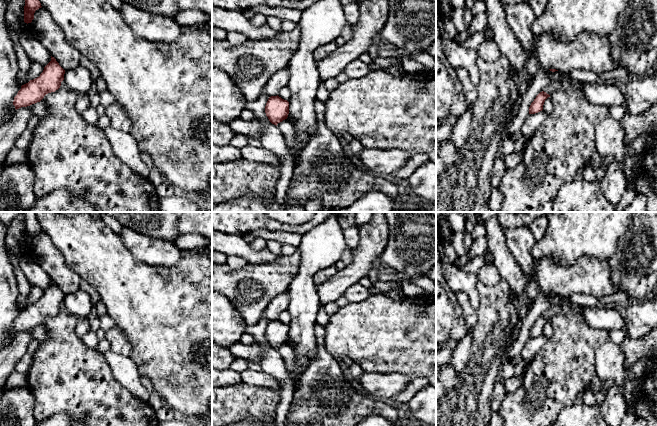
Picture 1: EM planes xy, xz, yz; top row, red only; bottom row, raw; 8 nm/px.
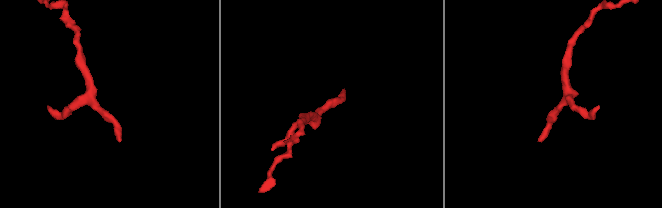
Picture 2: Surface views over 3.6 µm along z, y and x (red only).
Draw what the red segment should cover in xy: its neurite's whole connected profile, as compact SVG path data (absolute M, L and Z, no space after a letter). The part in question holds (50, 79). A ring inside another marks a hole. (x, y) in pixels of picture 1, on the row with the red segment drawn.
M51 56L51 61L44 67L40 76L21 86L14 97L15 109L40 102L46 94L58 90L64 80L64 74L65 70Z

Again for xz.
M278 95L271 96L266 103L265 113L269 121L277 126L278 123L287 119L289 114L289 102Z

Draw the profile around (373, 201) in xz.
M369 191L350 206L328 212L394 212L394 200L383 192Z

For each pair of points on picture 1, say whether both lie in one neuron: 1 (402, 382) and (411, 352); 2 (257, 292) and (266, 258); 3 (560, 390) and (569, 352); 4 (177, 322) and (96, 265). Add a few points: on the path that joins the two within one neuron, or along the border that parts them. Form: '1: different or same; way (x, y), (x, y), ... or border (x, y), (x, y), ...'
1: different; border (381, 372), (404, 373), (410, 381)
2: different; border (278, 256), (269, 263), (247, 264)
3: same; way (560, 381), (560, 371), (567, 361)
4: same; way (157, 308), (141, 299), (116, 274)

